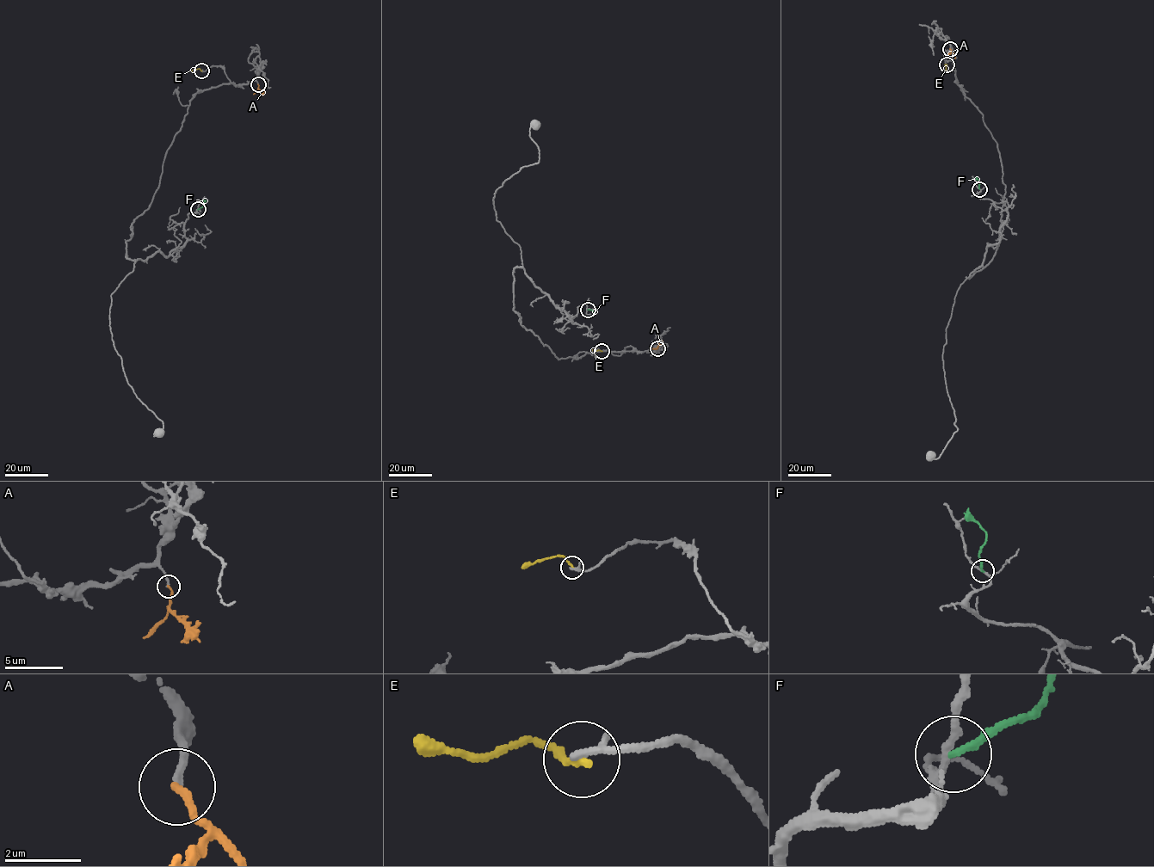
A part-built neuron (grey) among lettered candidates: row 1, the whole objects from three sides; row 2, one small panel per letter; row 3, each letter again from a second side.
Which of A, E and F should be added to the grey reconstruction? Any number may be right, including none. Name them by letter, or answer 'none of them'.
A

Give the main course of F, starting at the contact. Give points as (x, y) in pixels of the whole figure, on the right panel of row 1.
F: (979, 189), (977, 177)

